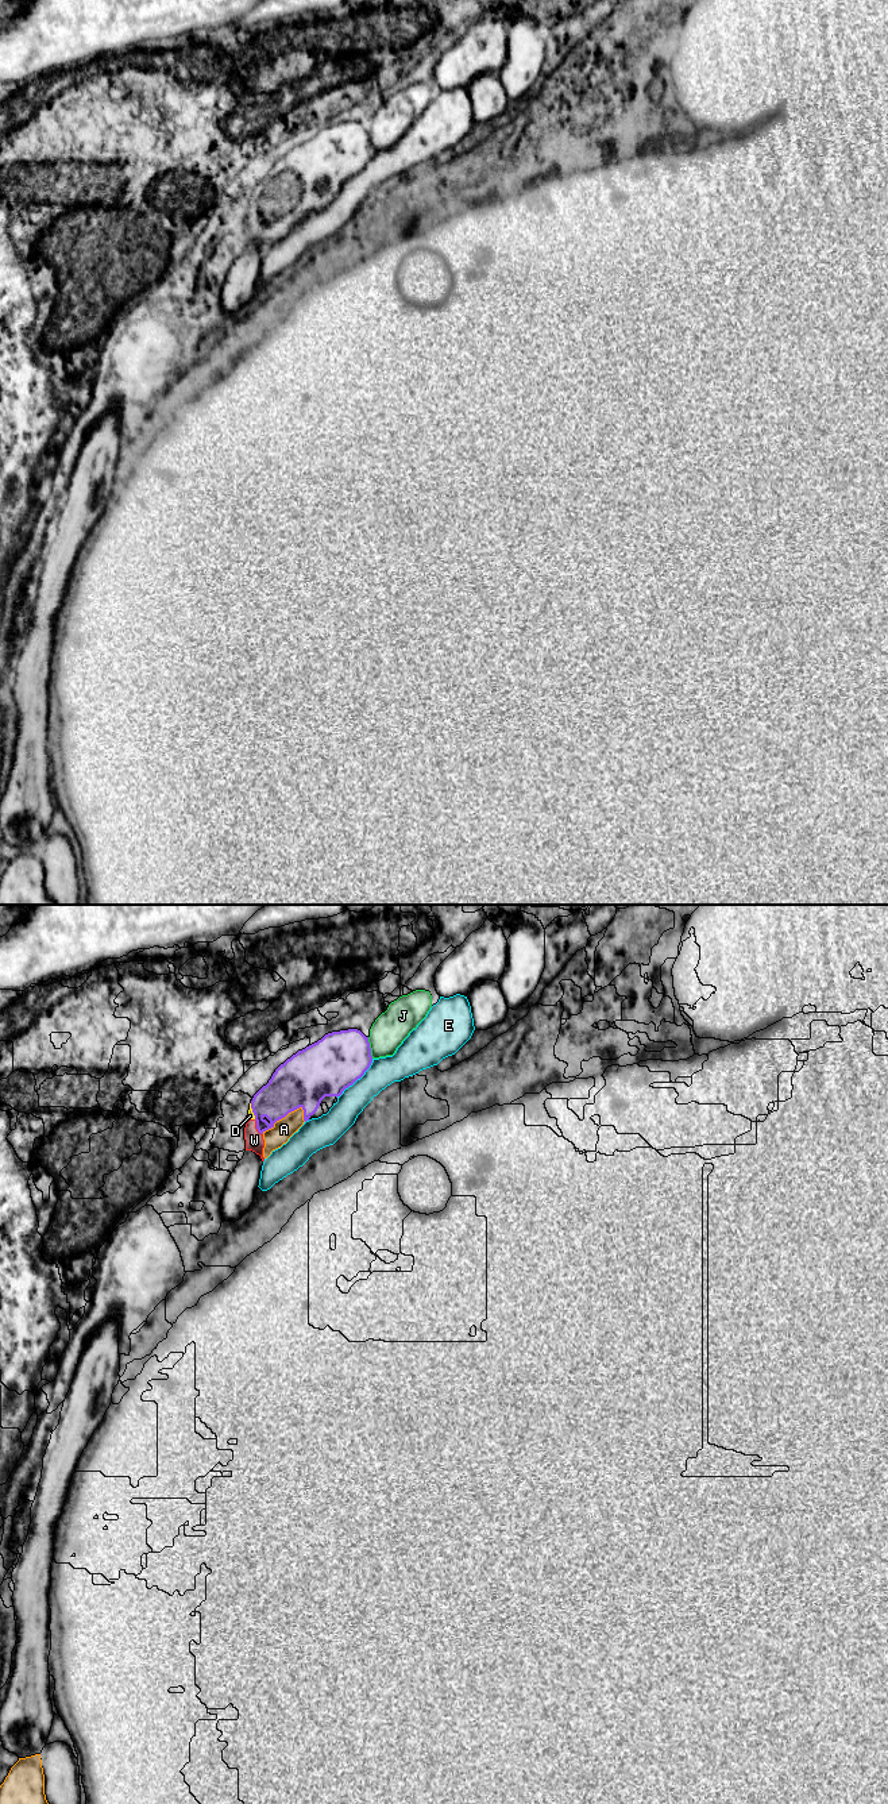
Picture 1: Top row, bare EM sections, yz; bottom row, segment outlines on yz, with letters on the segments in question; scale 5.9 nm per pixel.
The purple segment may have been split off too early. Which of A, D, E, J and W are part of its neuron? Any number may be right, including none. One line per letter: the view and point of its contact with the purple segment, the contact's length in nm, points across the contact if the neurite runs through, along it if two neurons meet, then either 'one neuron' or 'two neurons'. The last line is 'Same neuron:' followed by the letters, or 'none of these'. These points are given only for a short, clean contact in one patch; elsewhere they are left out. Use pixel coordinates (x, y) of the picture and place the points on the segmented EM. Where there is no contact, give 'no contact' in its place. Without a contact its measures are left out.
A: contact yz (282, 1117); length 300 nm; one neuron
D: contact yz (253, 1111); length 100 nm; one neuron
E: contact yz (356, 1079); length 320 nm; two neurons
J: contact yz (370, 1048); length 130 nm; two neurons
W: contact yz (257, 1128); length 110 nm; one neuron
Same neuron: A, D, W

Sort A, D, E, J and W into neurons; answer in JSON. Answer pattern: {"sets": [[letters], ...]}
{"sets": [["A", "D", "W"], ["E"], ["J"]]}

